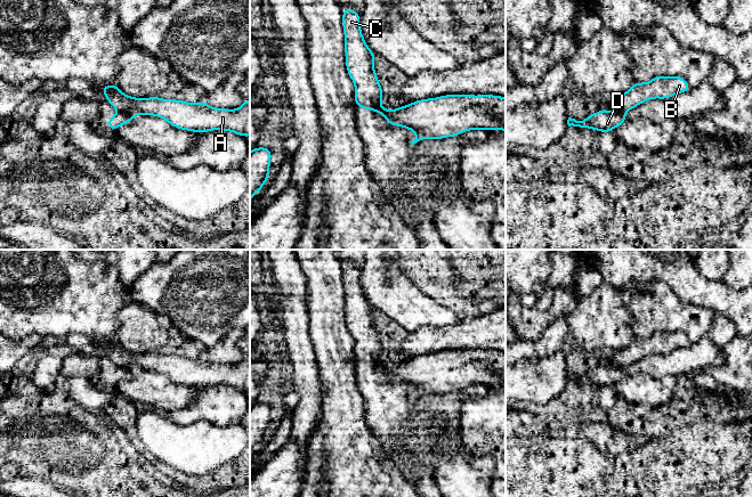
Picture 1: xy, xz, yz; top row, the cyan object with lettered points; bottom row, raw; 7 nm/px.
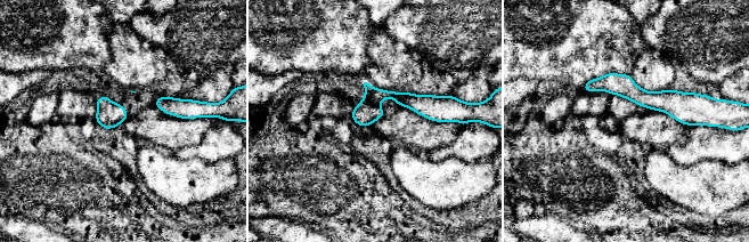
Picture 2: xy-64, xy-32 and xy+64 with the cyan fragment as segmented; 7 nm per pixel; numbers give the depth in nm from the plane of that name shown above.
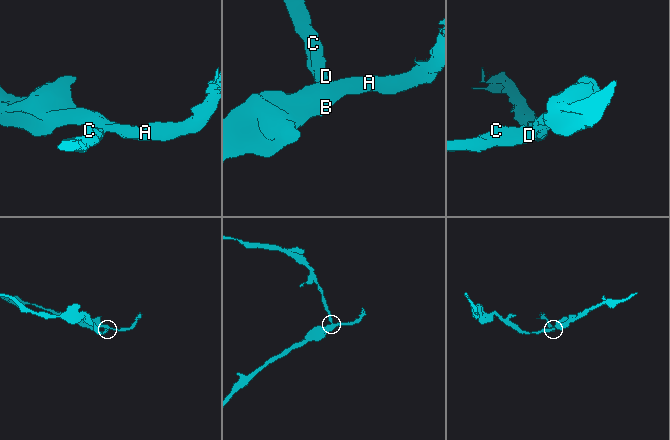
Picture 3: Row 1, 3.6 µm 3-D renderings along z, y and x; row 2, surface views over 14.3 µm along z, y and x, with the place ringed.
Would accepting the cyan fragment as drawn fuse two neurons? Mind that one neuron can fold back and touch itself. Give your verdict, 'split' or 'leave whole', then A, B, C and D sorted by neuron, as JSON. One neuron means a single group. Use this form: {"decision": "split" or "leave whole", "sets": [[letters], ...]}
{"decision": "split", "sets": [["A", "B"], ["C", "D"]]}

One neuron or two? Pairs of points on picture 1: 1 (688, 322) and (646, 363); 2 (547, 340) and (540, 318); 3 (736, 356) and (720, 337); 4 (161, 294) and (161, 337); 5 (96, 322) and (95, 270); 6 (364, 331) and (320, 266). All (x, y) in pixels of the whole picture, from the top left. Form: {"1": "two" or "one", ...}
{"1": "two", "2": "two", "3": "two", "4": "two", "5": "one", "6": "two"}

